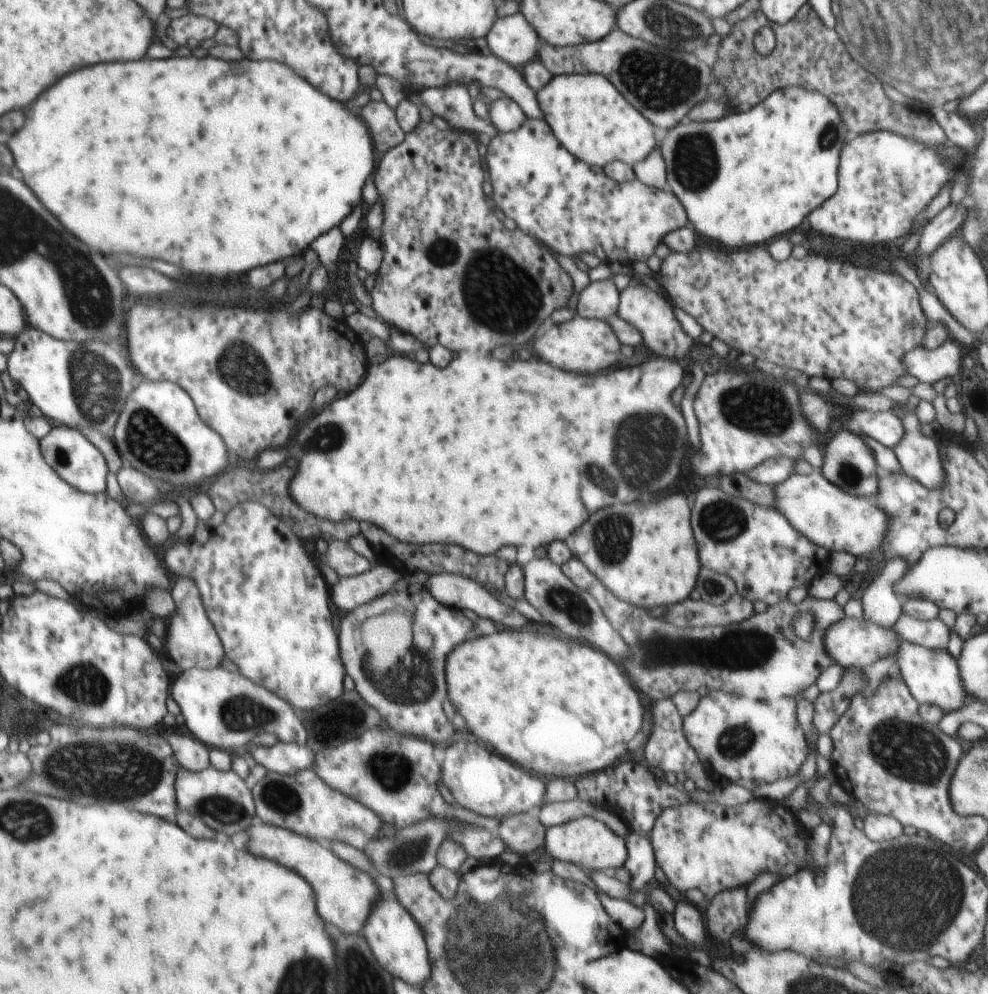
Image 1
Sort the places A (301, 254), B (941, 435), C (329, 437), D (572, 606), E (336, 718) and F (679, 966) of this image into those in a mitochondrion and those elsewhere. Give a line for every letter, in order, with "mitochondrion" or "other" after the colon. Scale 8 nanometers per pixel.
A: other
B: other
C: mitochondrion
D: mitochondrion
E: other
F: other

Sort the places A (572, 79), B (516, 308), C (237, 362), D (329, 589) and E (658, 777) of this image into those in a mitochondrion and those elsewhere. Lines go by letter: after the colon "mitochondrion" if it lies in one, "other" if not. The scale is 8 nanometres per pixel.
A: other
B: mitochondrion
C: mitochondrion
D: other
E: other

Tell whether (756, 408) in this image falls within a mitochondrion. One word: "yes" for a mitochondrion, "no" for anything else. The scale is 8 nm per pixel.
yes

